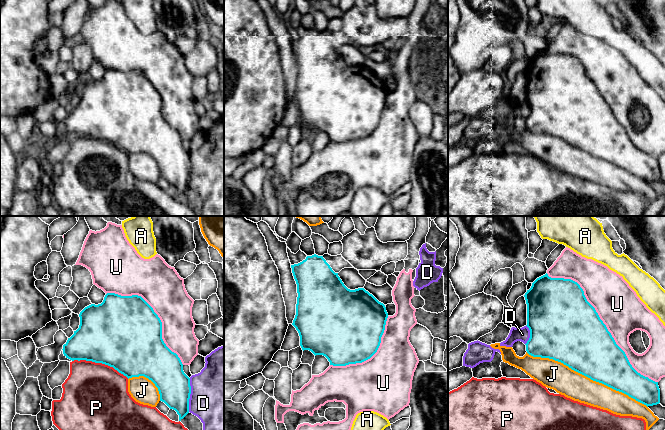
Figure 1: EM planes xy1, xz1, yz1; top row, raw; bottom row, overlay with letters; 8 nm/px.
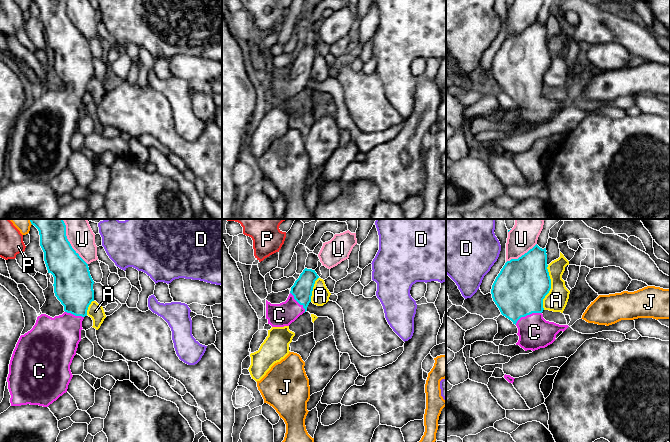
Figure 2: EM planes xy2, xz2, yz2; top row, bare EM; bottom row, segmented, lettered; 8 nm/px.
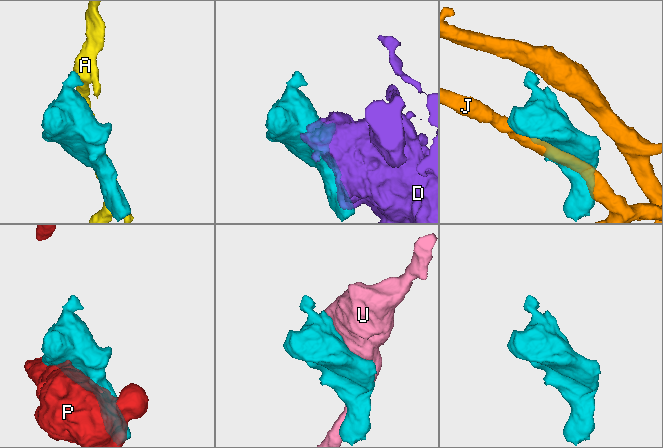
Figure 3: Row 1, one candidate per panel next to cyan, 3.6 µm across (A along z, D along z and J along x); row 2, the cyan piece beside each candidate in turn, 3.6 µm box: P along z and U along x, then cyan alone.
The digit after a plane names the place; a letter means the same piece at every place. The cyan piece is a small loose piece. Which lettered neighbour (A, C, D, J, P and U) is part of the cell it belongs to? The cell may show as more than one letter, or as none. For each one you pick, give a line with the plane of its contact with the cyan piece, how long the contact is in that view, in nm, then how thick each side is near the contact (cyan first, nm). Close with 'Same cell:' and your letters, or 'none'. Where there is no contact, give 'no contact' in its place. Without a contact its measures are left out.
C: meets cyan in yz2; contact 240 nm long; 420 nm thick on the cyan side, 260 nm on the other
Same cell: C

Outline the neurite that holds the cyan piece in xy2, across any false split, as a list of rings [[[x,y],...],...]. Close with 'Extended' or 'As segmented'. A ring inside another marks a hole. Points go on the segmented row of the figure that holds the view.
[[[30,219],[30,222],[39,231],[44,261],[48,273],[54,277],[54,293],[65,312],[54,318],[41,314],[33,328],[20,336],[10,360],[7,382],[11,406],[30,404],[48,407],[67,392],[73,377],[70,365],[81,341],[82,321],[94,301],[94,281],[88,264],[67,239],[63,219]]]. Extended

